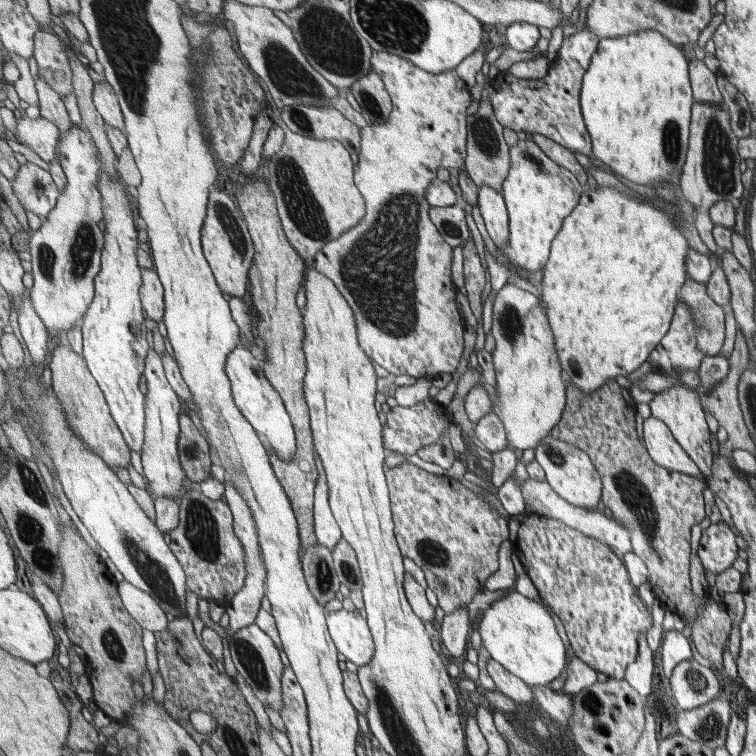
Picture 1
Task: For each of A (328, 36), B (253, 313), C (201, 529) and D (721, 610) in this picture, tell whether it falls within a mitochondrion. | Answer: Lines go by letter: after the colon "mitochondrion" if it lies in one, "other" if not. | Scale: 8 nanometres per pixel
A: mitochondrion
B: other
C: mitochondrion
D: other

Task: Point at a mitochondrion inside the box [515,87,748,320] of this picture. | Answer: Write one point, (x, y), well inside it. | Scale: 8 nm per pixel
(719, 164)

